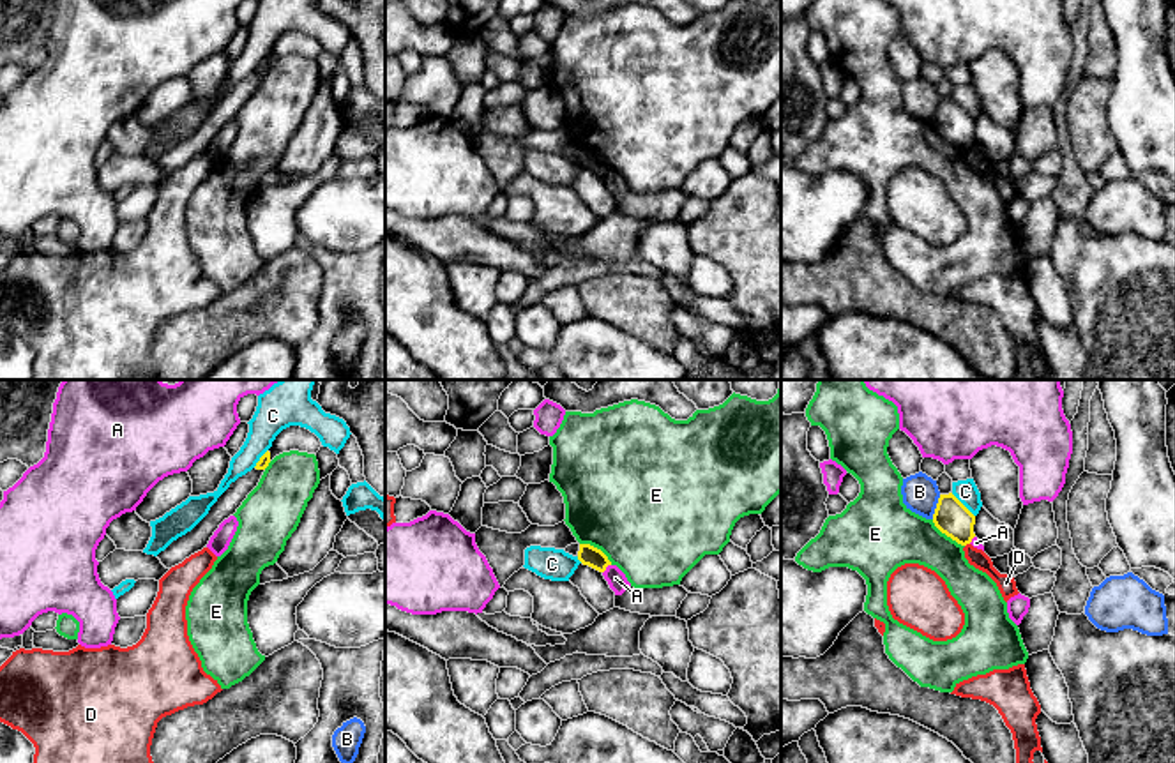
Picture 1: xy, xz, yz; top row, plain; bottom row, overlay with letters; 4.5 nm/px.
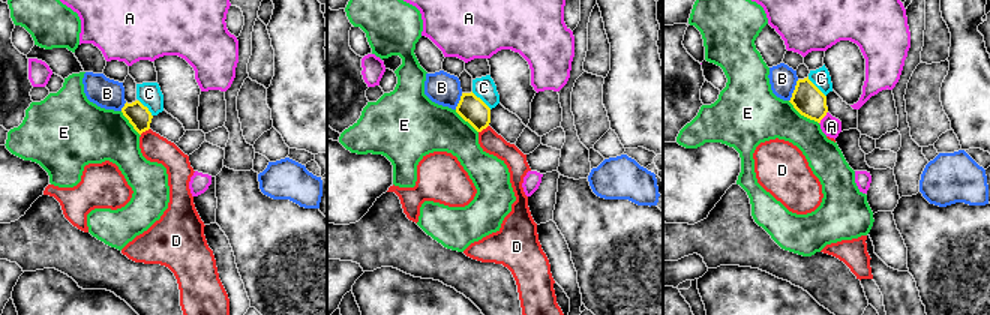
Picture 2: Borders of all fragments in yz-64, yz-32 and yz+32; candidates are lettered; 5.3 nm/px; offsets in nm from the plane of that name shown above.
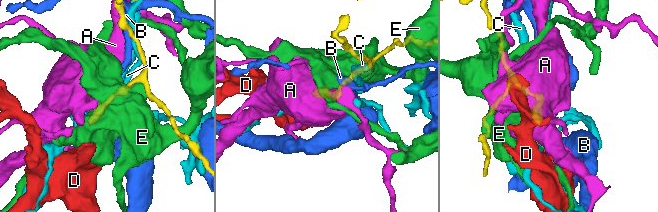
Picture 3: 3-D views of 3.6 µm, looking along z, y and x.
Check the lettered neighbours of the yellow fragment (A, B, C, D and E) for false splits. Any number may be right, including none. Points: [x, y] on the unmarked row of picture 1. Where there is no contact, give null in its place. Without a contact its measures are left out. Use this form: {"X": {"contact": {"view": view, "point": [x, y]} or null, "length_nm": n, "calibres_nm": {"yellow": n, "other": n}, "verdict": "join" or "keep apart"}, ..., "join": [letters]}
{"A": {"contact": {"view": "xz", "point": [605, 173]}, "length_nm": 60, "calibres_nm": {"yellow": 90, "other": 90}, "verdict": "keep apart"}, "B": {"contact": {"view": "yz", "point": [937, 112]}, "length_nm": 120, "calibres_nm": {"yellow": 160, "other": 160}, "verdict": "keep apart"}, "C": {"contact": {"view": "yz", "point": [963, 110]}, "length_nm": 160, "calibres_nm": {"yellow": 160, "other": 100}, "verdict": "keep apart"}, "D": {"contact": {"view": "yz", "point": [967, 147]}, "length_nm": 30, "calibres_nm": {"yellow": 160, "other": 80}, "verdict": "keep apart"}, "E": {"contact": {"view": "xz", "point": [596, 152]}, "length_nm": 180, "calibres_nm": {"yellow": 90, "other": 500}, "verdict": "keep apart"}, "join": []}

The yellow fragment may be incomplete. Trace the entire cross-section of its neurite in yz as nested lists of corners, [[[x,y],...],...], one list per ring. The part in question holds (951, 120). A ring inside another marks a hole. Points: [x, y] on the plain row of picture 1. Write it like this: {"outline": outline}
{"outline": [[[952,97],[940,99],[933,127],[942,138],[961,150],[970,148],[975,141],[975,120]]]}

